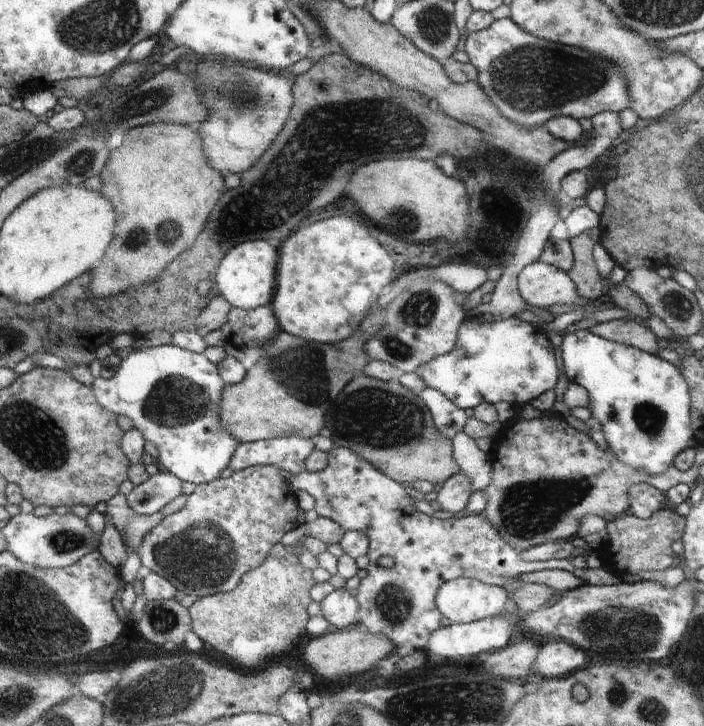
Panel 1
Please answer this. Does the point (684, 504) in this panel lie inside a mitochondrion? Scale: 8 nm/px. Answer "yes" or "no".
no

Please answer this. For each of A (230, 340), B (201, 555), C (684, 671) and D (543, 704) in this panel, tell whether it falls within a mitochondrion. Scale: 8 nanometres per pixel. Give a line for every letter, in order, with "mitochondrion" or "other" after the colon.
A: other
B: mitochondrion
C: other
D: other

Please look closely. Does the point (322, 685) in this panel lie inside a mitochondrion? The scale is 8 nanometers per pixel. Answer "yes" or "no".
no

